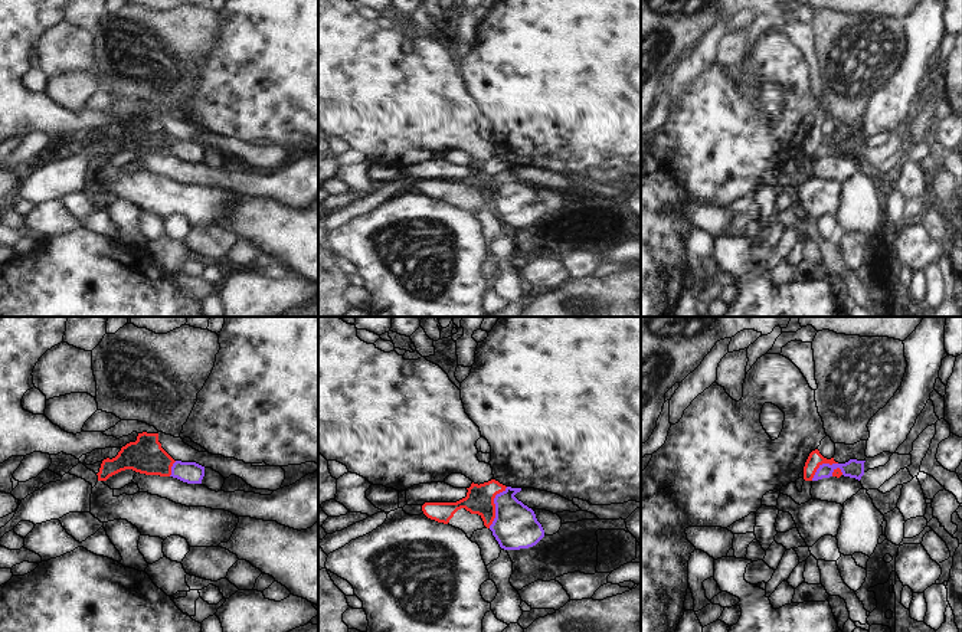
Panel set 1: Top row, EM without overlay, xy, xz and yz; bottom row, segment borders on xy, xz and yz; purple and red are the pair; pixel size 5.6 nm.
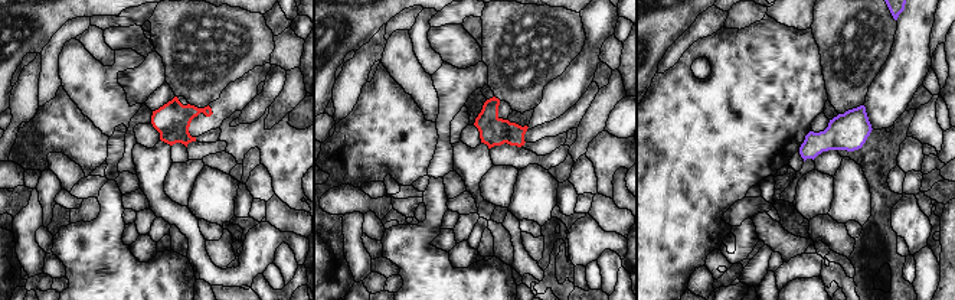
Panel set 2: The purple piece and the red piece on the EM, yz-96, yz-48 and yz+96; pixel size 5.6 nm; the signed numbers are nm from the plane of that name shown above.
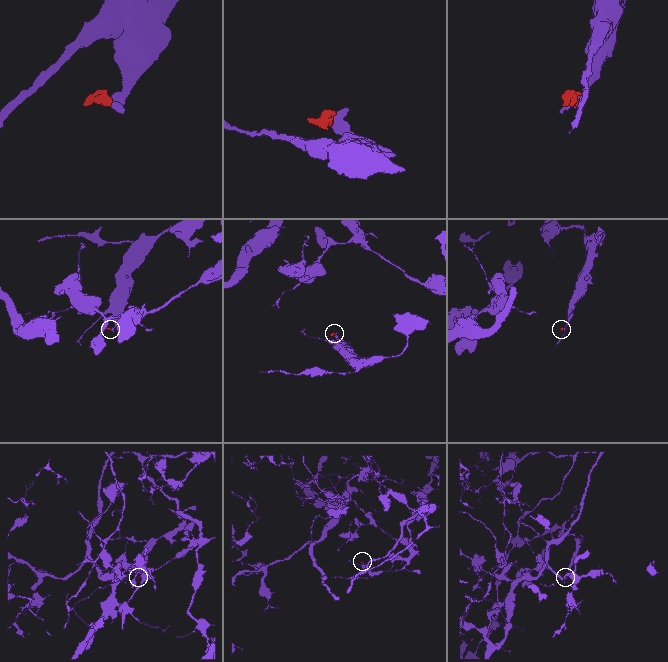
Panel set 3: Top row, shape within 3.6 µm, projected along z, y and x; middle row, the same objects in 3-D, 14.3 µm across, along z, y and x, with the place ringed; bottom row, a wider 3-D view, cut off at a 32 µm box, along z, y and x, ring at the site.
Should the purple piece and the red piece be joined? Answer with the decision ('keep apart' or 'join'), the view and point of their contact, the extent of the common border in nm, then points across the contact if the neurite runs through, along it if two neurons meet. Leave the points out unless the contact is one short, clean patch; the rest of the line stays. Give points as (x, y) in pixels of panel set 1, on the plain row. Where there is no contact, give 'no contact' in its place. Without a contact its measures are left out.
keep apart | xz (496, 183) | 260 nm | along xz (507, 164), (494, 176), (494, 197), (488, 205)

